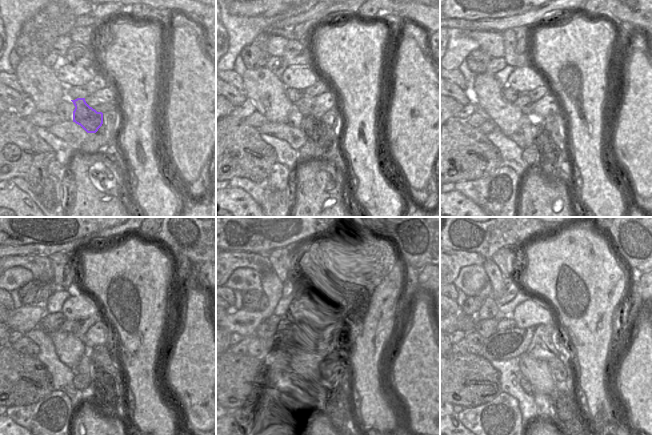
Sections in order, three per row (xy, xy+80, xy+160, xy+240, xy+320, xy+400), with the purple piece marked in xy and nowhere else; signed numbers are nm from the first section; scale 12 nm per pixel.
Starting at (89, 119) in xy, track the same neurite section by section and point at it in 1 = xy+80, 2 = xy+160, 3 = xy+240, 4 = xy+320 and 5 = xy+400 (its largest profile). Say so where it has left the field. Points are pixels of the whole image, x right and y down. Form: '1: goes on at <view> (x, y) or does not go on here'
1: goes on at xy+80 (312, 126)
2: goes on at xy+160 (548, 150)
3: goes on at xy+240 (104, 376)
4: goes on at xy+320 (337, 388)
5: goes on at xy+400 (570, 420)

